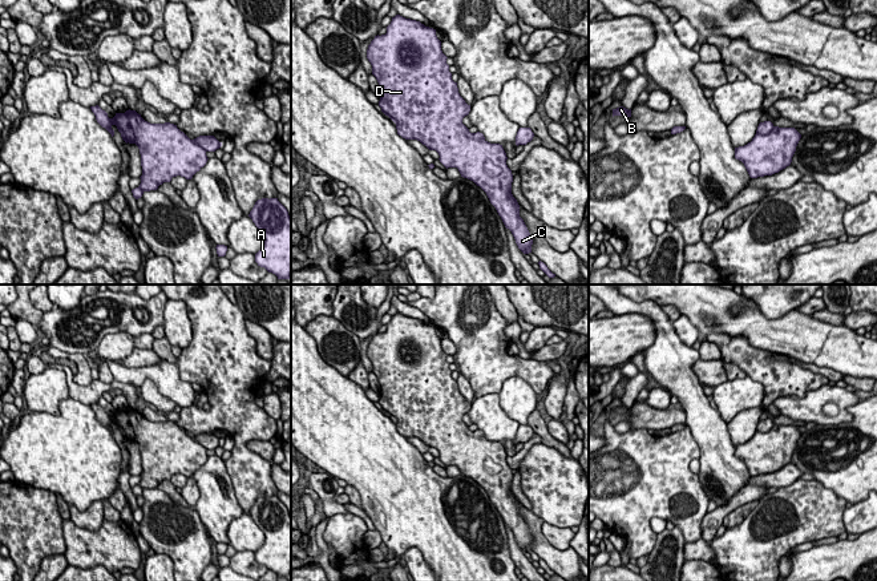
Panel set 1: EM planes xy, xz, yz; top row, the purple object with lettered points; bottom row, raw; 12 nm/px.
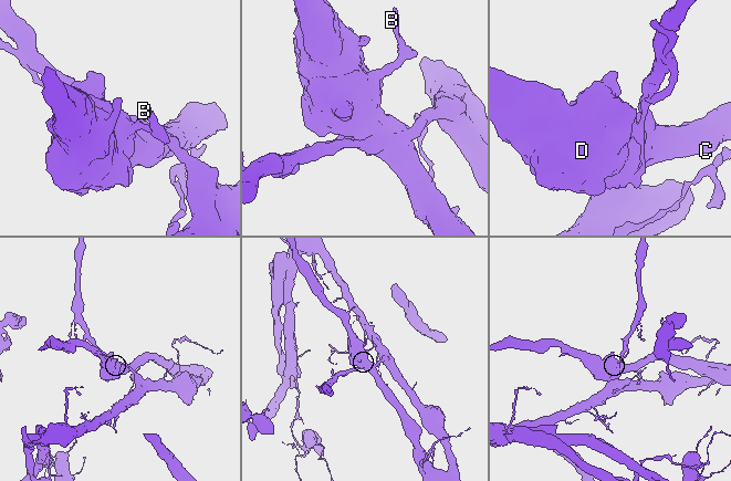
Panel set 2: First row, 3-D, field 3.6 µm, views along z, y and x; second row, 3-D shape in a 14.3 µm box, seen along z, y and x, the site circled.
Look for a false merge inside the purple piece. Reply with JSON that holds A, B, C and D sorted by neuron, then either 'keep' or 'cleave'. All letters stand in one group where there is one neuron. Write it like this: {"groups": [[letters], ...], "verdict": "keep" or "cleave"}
{"groups": [["A", "B", "C", "D"]], "verdict": "keep"}

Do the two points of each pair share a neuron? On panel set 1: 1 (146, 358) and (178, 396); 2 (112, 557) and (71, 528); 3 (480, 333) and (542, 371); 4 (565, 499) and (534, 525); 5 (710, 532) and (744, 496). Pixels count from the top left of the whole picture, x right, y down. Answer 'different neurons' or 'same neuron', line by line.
1: different neurons
2: same neuron
3: same neuron
4: different neurons
5: same neuron

